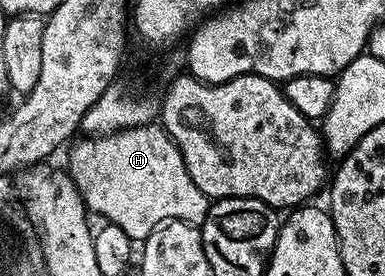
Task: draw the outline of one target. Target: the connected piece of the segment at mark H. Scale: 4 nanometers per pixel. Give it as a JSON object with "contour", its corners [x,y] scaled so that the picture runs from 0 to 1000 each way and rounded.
{"contour":[[[408,446],[361,453],[301,475],[283,489],[208,500],[182,562],[182,591],[205,609],[200,667],[229,761],[270,779],[275,804],[312,819],[343,877],[366,880],[387,844],[429,797],[481,797],[519,819],[538,783],[548,728],[491,638],[478,569],[444,493]]]}

